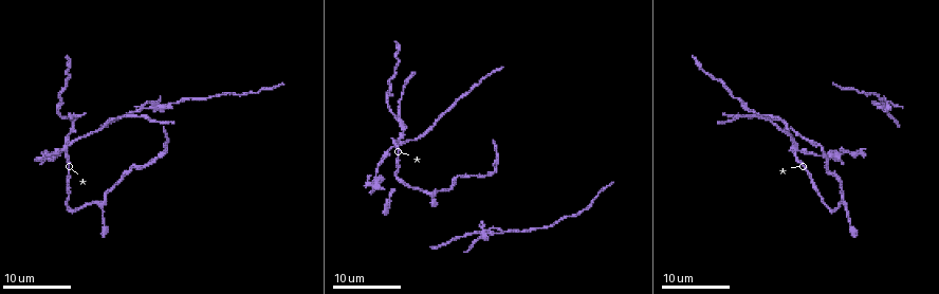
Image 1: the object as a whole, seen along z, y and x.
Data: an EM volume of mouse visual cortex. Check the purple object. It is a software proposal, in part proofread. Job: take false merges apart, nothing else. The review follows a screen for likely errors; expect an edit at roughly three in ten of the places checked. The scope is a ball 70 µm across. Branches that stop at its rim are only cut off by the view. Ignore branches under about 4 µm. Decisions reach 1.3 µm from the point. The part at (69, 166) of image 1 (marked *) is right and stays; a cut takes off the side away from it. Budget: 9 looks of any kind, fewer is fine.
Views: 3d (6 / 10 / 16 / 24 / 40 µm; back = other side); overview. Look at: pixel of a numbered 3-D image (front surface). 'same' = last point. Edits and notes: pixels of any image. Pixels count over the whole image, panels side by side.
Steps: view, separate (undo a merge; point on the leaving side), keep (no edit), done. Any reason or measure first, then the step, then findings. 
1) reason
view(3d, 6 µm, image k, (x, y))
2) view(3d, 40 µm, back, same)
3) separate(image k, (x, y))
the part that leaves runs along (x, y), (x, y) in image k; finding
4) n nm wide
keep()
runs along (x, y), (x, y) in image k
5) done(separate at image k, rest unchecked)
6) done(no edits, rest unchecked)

three arms meet
view(3d, 24 µm, image 1, (395, 115))

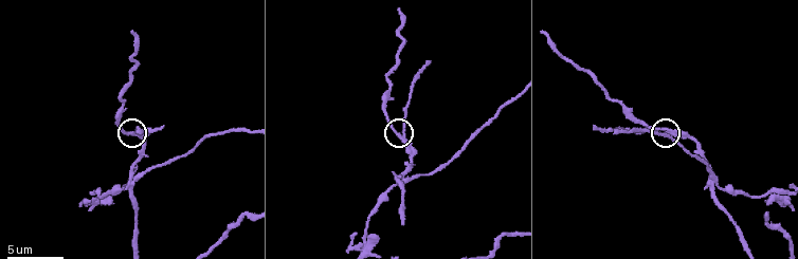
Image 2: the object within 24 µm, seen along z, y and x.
view(3d, 6 µm, image 2, (402, 135))

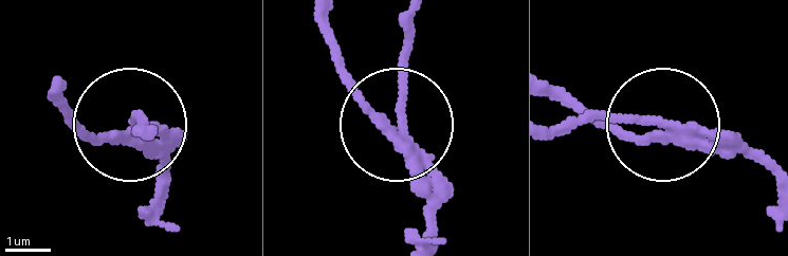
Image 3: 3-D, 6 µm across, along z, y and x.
separate(image 3, (133, 122))
the part that leaves runs along (420, 160), (408, 16) in image 3; a second neuron is stuck on

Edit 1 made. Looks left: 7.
view(overview)

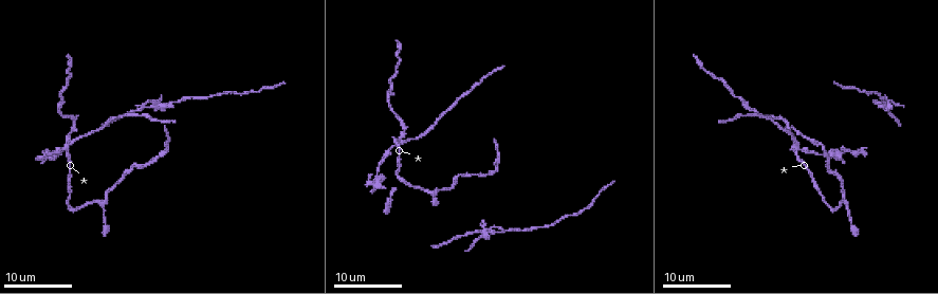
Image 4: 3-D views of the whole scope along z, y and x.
four or more arms meet
view(3d, 16 µm, image 4, (800, 147))

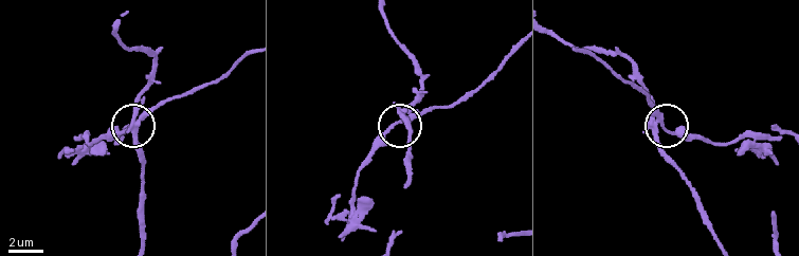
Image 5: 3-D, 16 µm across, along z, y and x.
view(3d, 10 µm, image 5, (664, 127))

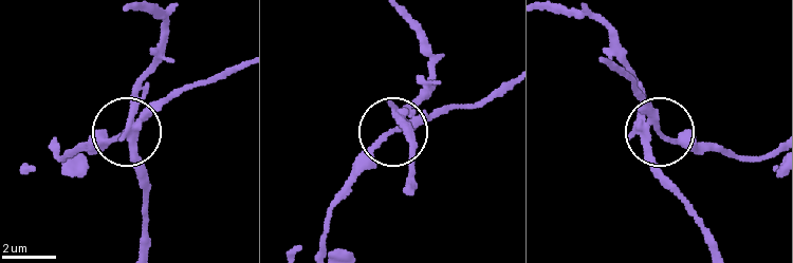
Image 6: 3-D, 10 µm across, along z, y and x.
5 arms
separate(image 6, (164, 99))
the part that leaves runs along (648, 131), (748, 158), (775, 158) in image 6; a second neuron is stuck on

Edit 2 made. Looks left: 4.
see it whole again
view(overview)

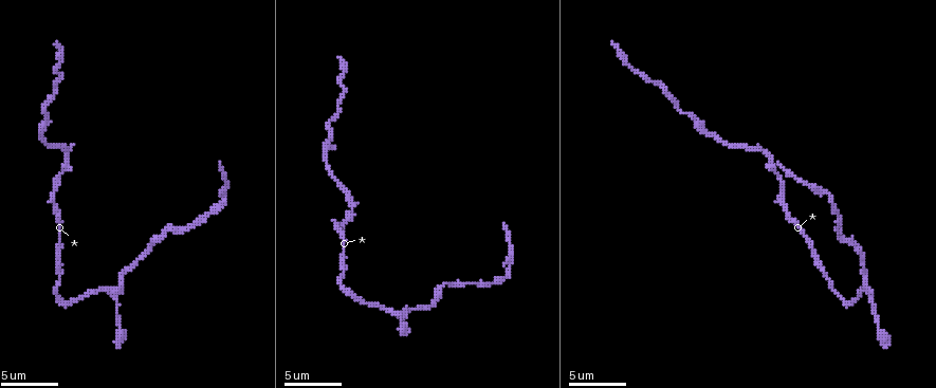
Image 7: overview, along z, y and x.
side arm on a straight run
view(3d, 16 µm, image 7, (114, 295))

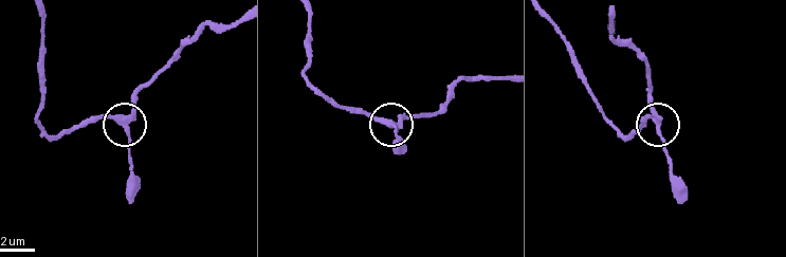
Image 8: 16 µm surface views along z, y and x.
keep()
runs along (42, 24), (40, 122), (64, 134), (115, 118), (128, 163) in image 8; continuous, no second neuron

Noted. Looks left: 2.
calibre changes
view(3d, 10 µm, image 7, (219, 203))

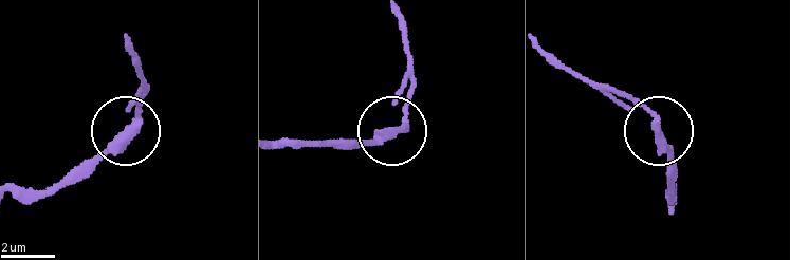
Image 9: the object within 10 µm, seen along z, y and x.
closer look
view(3d, 6 µm, image 9, (395, 131))

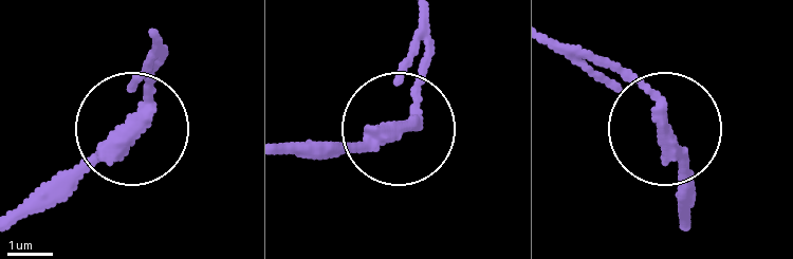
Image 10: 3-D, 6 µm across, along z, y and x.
separate(image 10, (144, 86))
two neurons meet here

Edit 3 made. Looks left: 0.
done(separate at image 3, separate at image 6, separate at image 10, rest unchecked)

